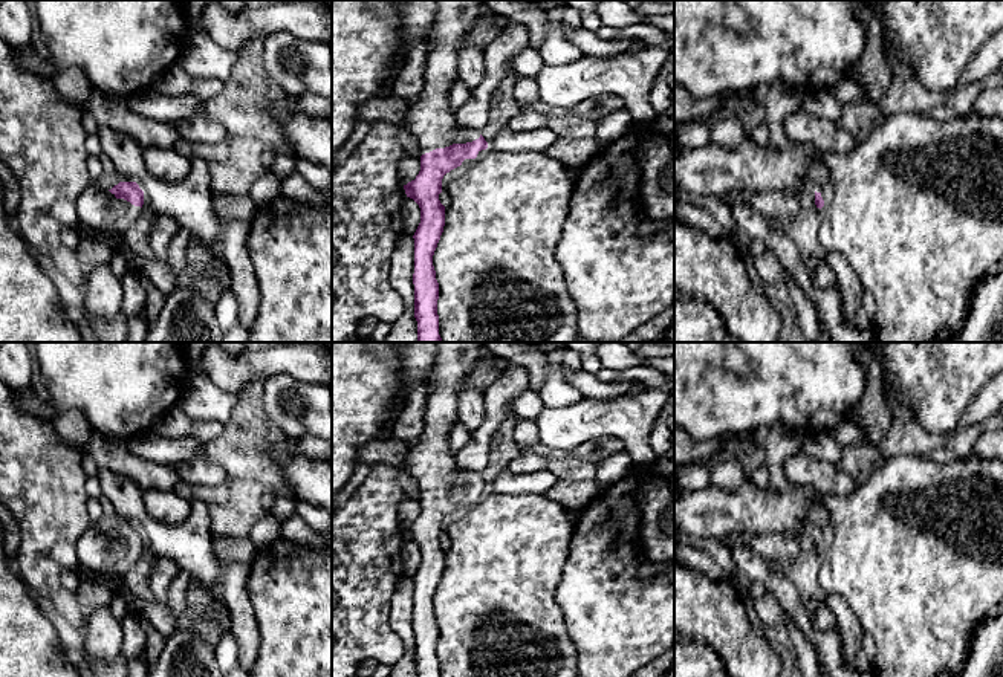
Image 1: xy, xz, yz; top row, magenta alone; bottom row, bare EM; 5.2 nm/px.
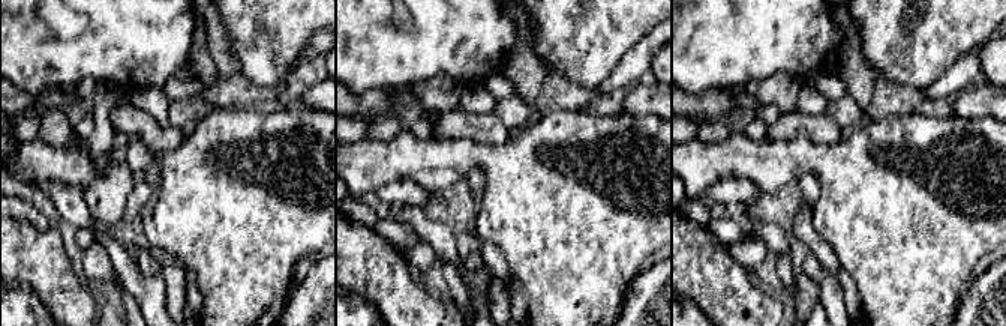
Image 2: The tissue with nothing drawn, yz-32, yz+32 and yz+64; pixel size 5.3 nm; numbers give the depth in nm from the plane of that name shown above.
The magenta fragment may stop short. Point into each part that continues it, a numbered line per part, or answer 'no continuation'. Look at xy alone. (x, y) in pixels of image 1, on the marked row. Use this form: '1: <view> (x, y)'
1: xy (100, 210)

